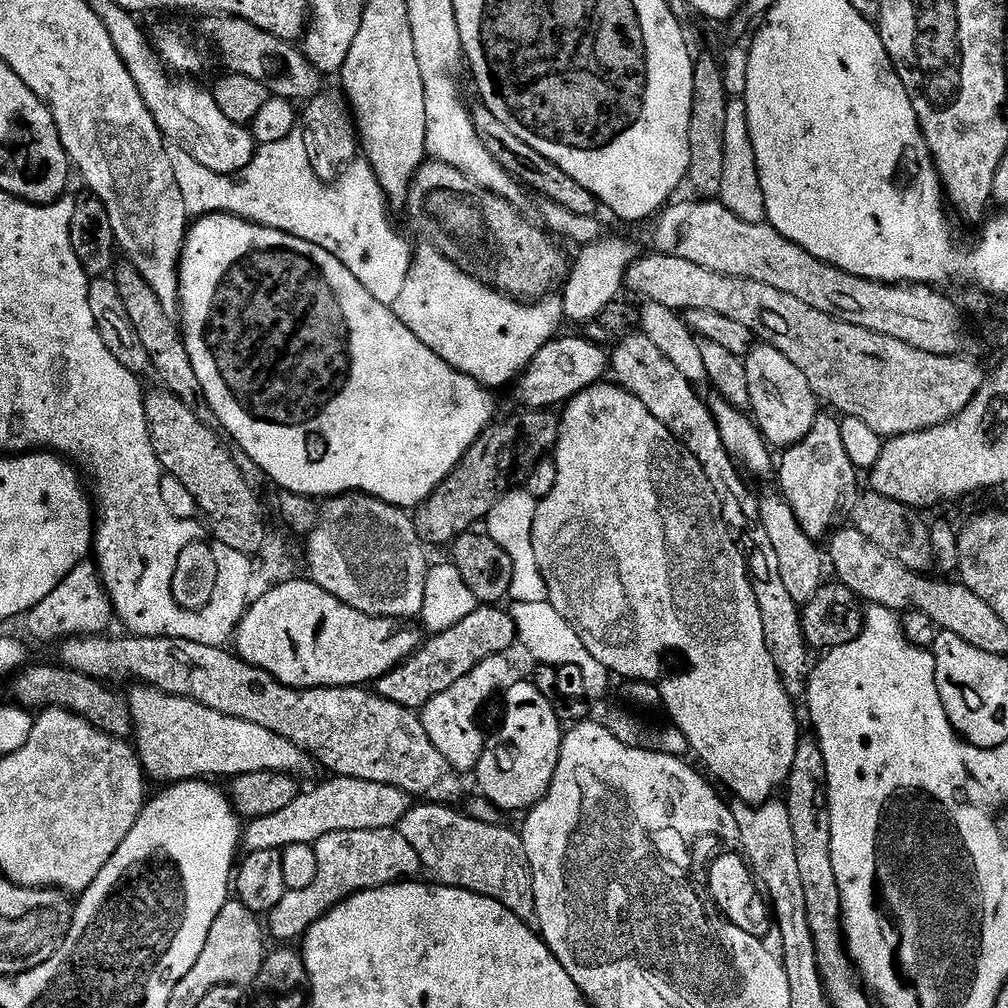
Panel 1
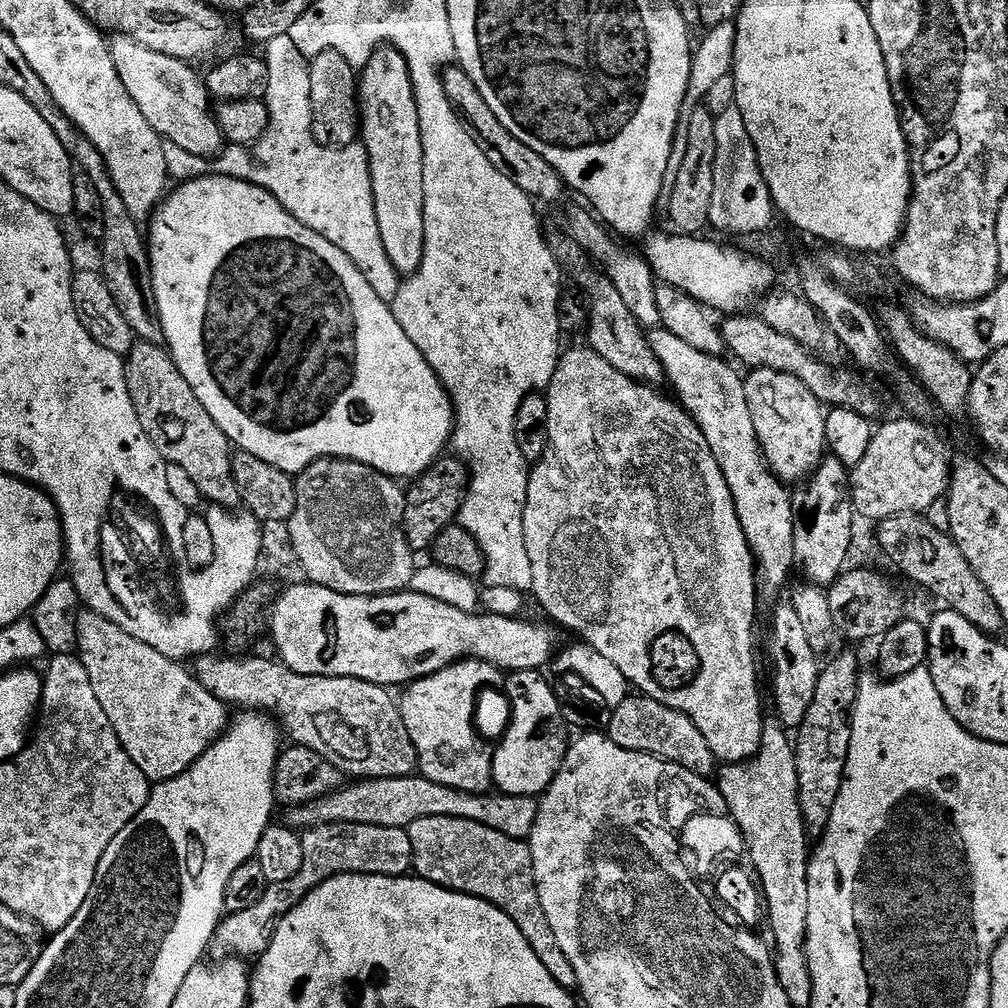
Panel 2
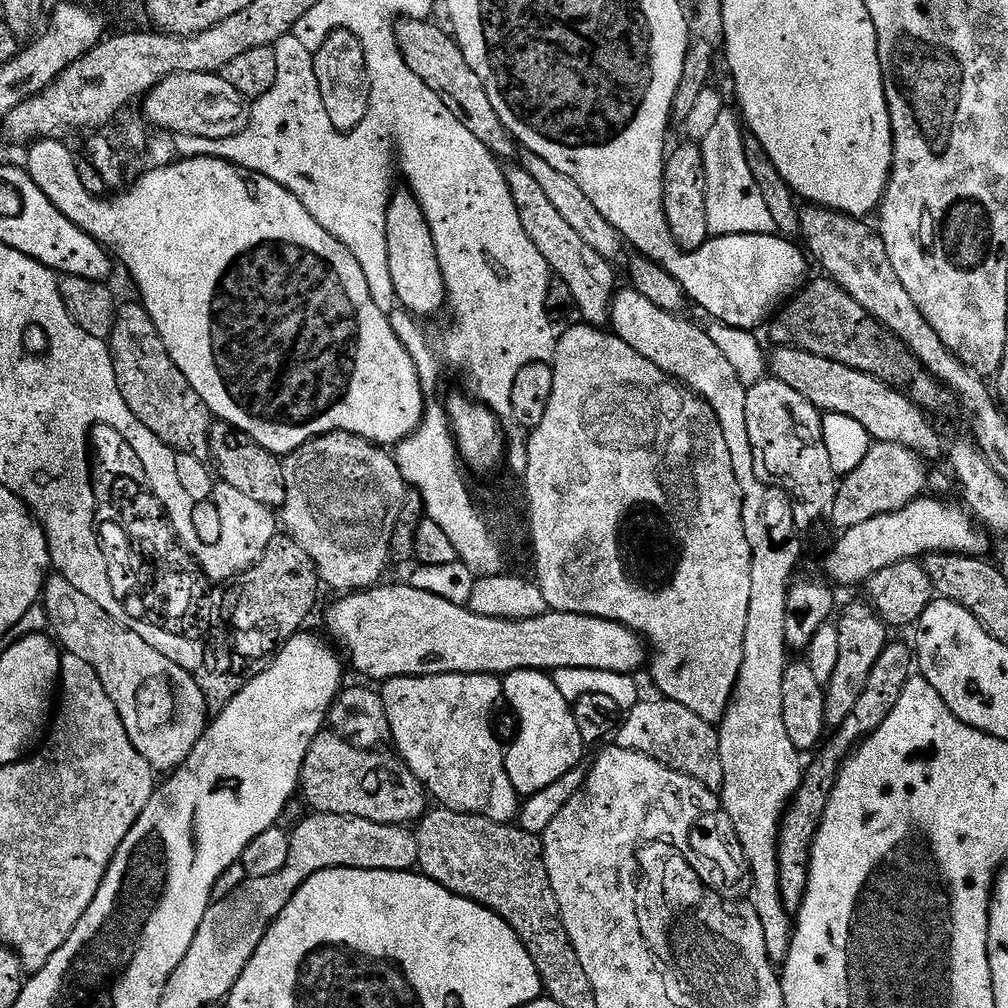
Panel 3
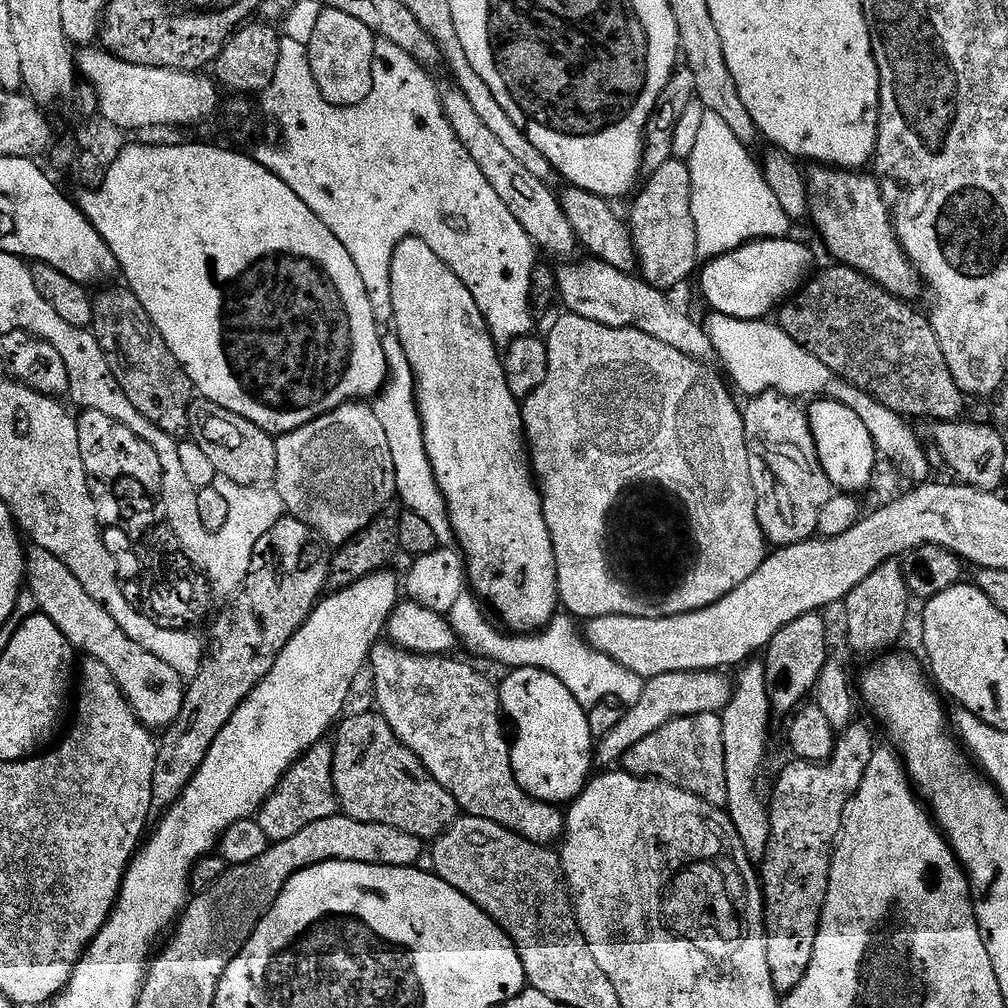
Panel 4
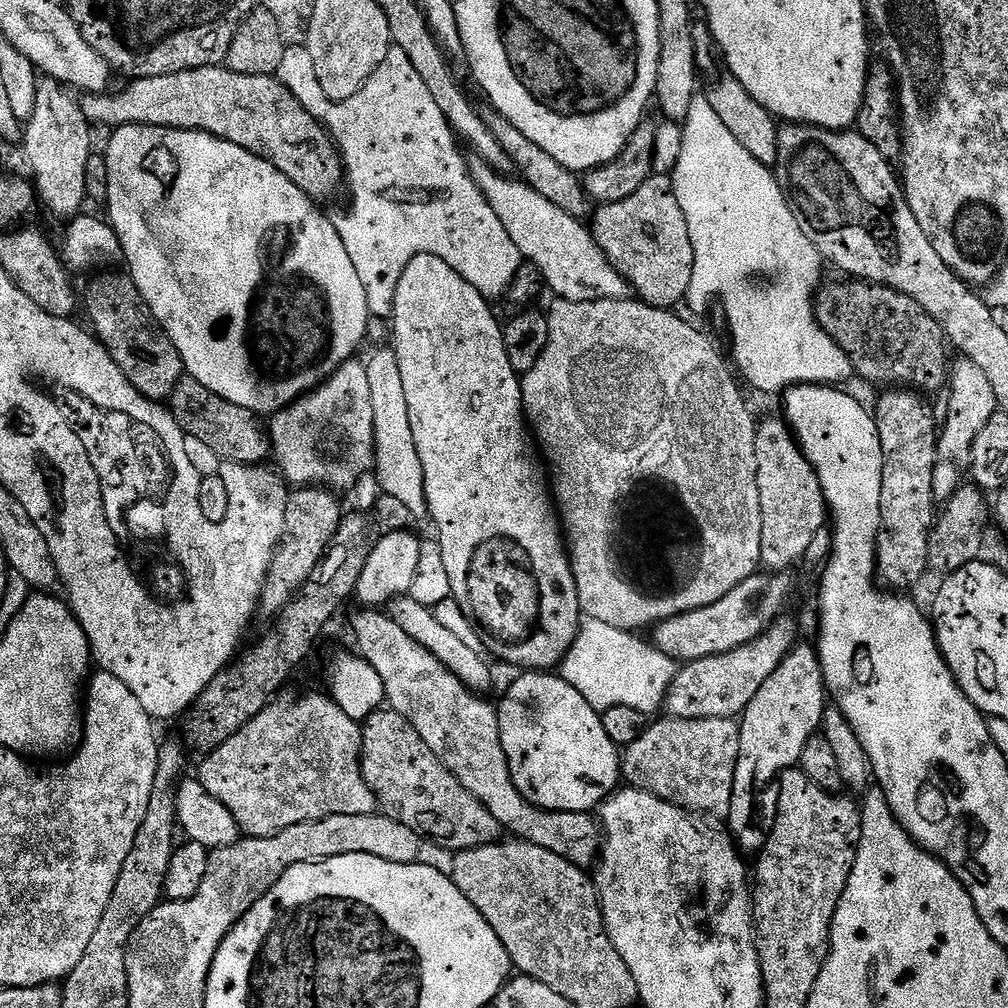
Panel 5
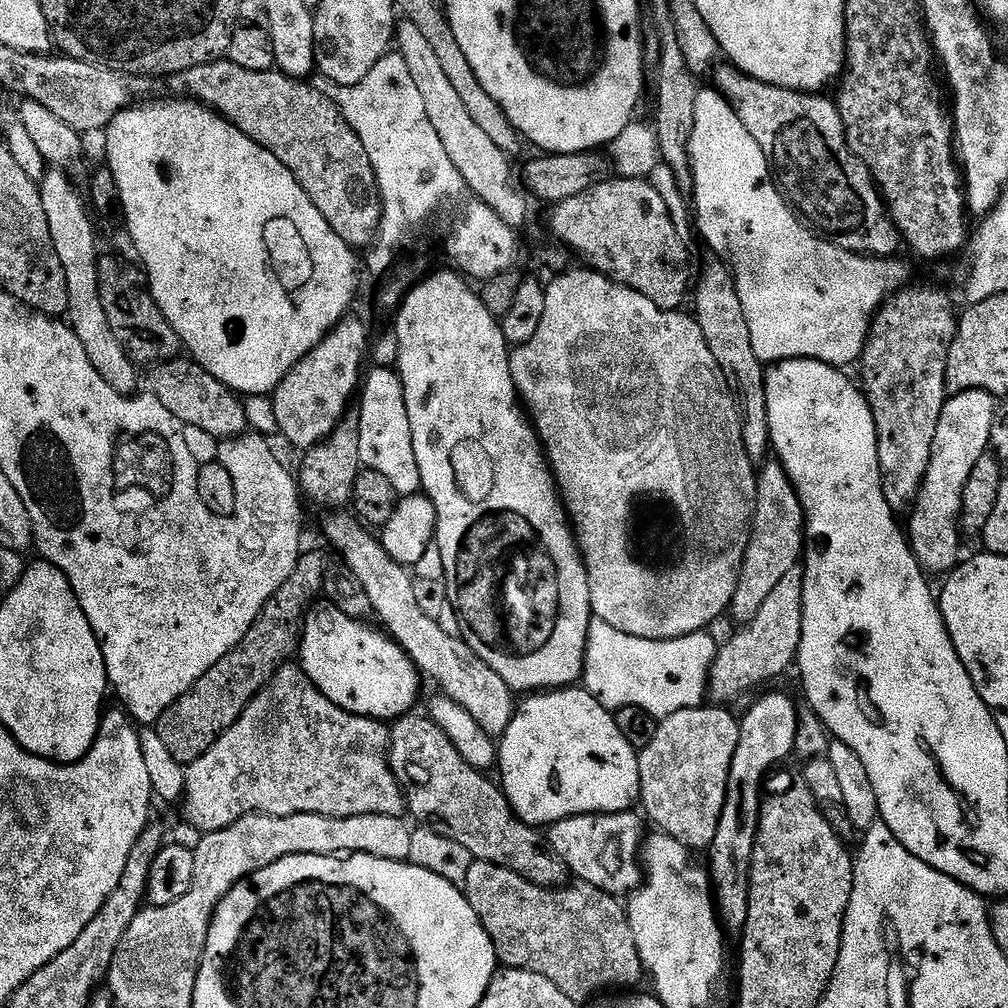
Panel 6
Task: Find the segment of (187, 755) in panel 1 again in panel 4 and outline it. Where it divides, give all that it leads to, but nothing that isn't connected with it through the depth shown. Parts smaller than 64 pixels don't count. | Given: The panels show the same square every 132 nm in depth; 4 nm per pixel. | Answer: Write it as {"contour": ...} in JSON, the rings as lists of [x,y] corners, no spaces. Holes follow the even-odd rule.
{"contour":[[[33,547],[26,556],[26,588],[29,593],[32,591],[32,600],[40,607],[39,615],[50,618],[66,634],[66,642],[70,642],[72,649],[89,660],[102,662],[110,670],[128,705],[148,729],[163,730],[174,723],[182,710],[185,681],[162,658],[154,658],[150,650],[138,646],[97,602],[95,595],[84,589],[84,583],[74,578],[70,566],[54,558],[54,554]]]}

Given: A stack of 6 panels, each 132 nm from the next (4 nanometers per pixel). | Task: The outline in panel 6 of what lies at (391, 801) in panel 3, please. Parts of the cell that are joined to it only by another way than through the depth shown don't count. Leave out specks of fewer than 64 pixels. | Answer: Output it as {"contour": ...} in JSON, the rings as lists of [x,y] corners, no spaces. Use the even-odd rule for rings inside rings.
{"contour":[[[409,714],[400,717],[390,728],[388,745],[388,764],[404,793],[407,811],[421,825],[432,828],[440,835],[453,839],[470,852],[474,860],[485,860],[494,866],[502,866],[506,870],[514,870],[526,882],[534,882],[534,886],[543,888],[563,888],[569,883],[570,873],[566,862],[558,858],[556,851],[550,846],[547,835],[539,827],[526,824],[516,817],[515,810],[504,796],[504,790],[495,779],[487,780],[481,769],[470,766],[462,754],[446,738],[443,730],[427,715]]]}

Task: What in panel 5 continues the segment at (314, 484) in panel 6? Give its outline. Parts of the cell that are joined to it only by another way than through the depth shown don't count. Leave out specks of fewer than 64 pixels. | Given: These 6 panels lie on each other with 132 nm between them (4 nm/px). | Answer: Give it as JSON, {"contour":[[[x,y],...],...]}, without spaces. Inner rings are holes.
{"contour":[[[300,486],[289,491],[282,538],[272,556],[272,565],[260,592],[258,608],[268,618],[280,615],[293,596],[304,587],[310,574],[314,574],[314,566],[318,566],[318,562],[324,557],[324,552],[338,530],[342,515],[340,504],[335,499],[339,500],[329,489],[319,486]]]}

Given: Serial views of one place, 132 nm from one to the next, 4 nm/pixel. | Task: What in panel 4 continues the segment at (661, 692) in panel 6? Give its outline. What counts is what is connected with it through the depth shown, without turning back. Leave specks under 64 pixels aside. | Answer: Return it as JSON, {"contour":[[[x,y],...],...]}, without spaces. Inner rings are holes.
{"contour":[[[557,614],[539,632],[509,634],[507,651],[512,657],[507,667],[545,669],[554,674],[554,678],[558,678],[558,682],[562,682],[562,686],[566,686],[566,690],[570,690],[586,710],[611,700],[624,706],[638,702],[638,698],[642,698],[645,677],[634,674],[614,658],[592,648],[575,623],[577,621],[571,615]]]}

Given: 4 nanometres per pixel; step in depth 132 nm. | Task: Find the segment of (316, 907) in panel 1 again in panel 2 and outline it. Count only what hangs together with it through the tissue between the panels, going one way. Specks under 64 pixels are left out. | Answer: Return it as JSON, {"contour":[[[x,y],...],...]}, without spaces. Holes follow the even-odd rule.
{"contour":[[[323,824],[303,833],[302,870],[290,882],[269,884],[266,894],[250,910],[225,915],[216,927],[210,952],[216,958],[258,958],[270,946],[280,920],[301,904],[320,884],[346,874],[367,876],[406,876],[413,871],[412,851],[407,831],[365,824]]]}

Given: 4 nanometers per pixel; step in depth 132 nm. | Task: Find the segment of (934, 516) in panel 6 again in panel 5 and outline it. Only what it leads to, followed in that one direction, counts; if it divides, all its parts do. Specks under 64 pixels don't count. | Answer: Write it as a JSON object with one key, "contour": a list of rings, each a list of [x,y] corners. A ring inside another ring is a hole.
{"contour":[[[965,358],[957,359],[957,364],[950,368],[950,408],[944,424],[939,425],[938,439],[936,441],[936,465],[934,466],[934,494],[937,501],[946,502],[962,487],[966,480],[966,473],[969,471],[972,462],[972,447],[974,438],[978,438],[979,432],[985,428],[986,422],[994,418],[998,411],[996,399],[994,398],[994,389],[986,379],[984,373],[972,360]]]}

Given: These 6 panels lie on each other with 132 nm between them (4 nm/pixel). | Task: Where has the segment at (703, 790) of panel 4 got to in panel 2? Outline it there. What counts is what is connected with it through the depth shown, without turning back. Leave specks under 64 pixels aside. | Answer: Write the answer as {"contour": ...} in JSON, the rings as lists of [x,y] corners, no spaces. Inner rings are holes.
{"contour":[[[629,694],[617,708],[612,709],[606,735],[618,746],[622,746],[622,750],[634,750],[650,754],[659,760],[674,762],[705,778],[717,775],[718,761],[710,750],[710,742],[702,738],[702,730],[698,730],[698,726],[694,726],[694,722],[686,714],[652,700],[649,696]]]}

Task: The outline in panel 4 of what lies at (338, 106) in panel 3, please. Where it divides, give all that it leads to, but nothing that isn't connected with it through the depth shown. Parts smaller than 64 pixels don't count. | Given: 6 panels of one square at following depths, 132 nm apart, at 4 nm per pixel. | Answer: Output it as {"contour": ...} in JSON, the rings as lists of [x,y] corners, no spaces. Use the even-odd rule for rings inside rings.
{"contour":[[[324,8],[314,36],[307,44],[310,70],[322,98],[336,108],[353,108],[364,102],[372,89],[372,63],[378,37],[358,18],[342,14],[337,8]]]}

